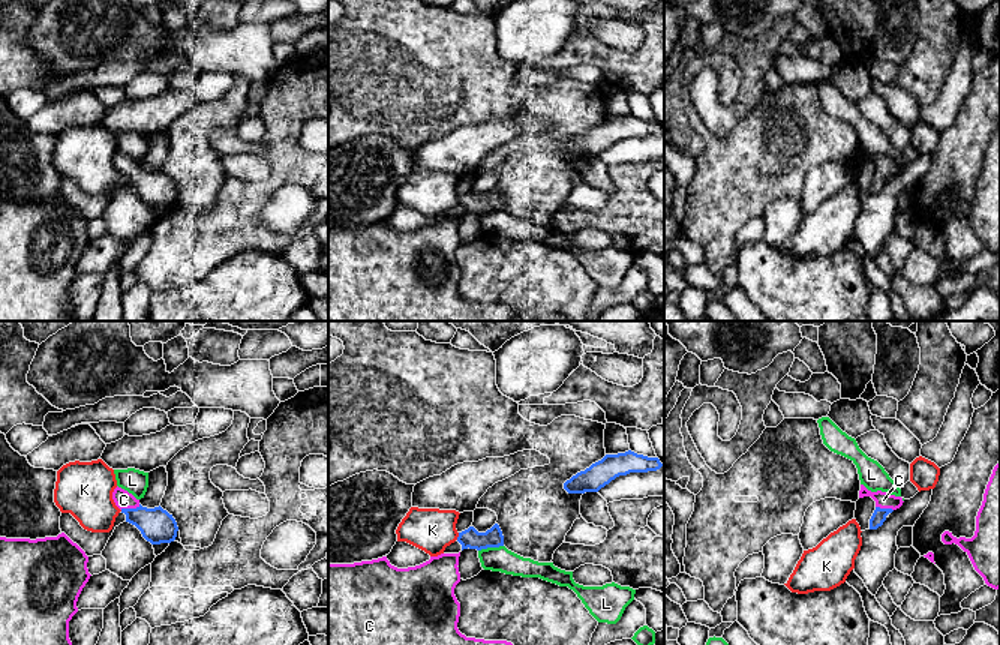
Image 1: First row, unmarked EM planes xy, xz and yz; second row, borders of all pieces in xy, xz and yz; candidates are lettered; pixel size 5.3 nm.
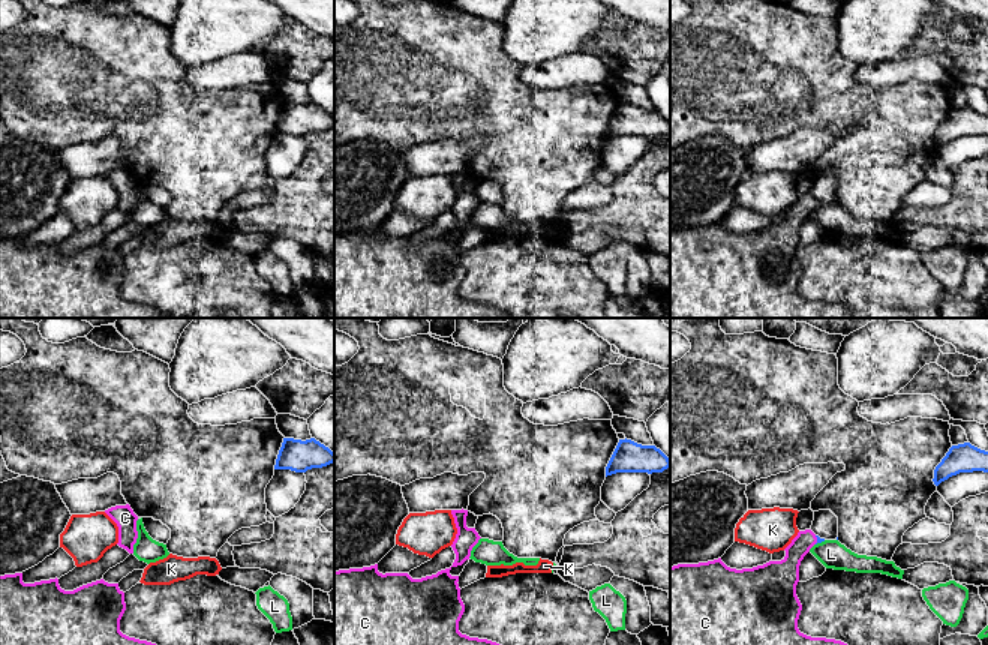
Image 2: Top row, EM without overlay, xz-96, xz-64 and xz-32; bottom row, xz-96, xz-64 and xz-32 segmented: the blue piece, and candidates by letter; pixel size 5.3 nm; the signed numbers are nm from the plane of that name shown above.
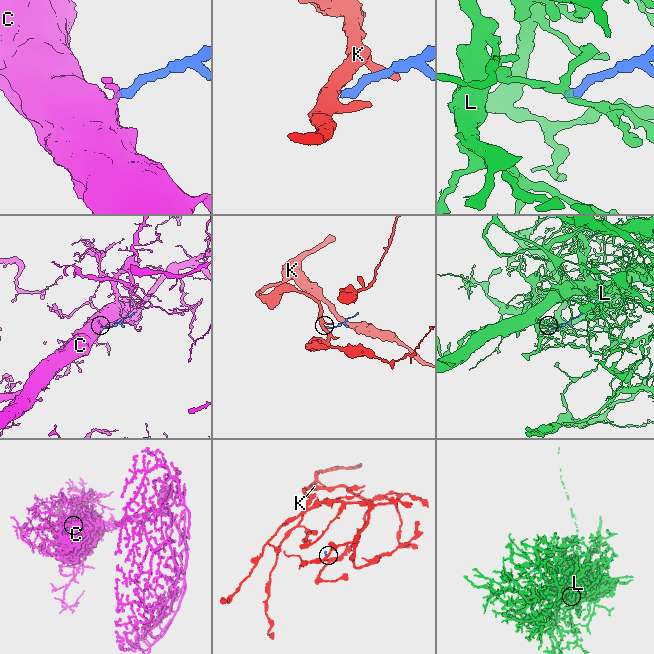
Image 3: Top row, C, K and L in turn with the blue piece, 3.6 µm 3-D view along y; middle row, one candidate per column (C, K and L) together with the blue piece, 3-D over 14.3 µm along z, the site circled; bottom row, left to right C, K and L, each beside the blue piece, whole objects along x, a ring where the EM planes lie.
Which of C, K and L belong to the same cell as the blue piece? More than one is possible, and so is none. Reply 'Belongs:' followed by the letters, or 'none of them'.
Belongs: C

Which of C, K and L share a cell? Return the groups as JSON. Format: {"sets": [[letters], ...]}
{"sets": [["C"], ["K"], ["L"]]}

